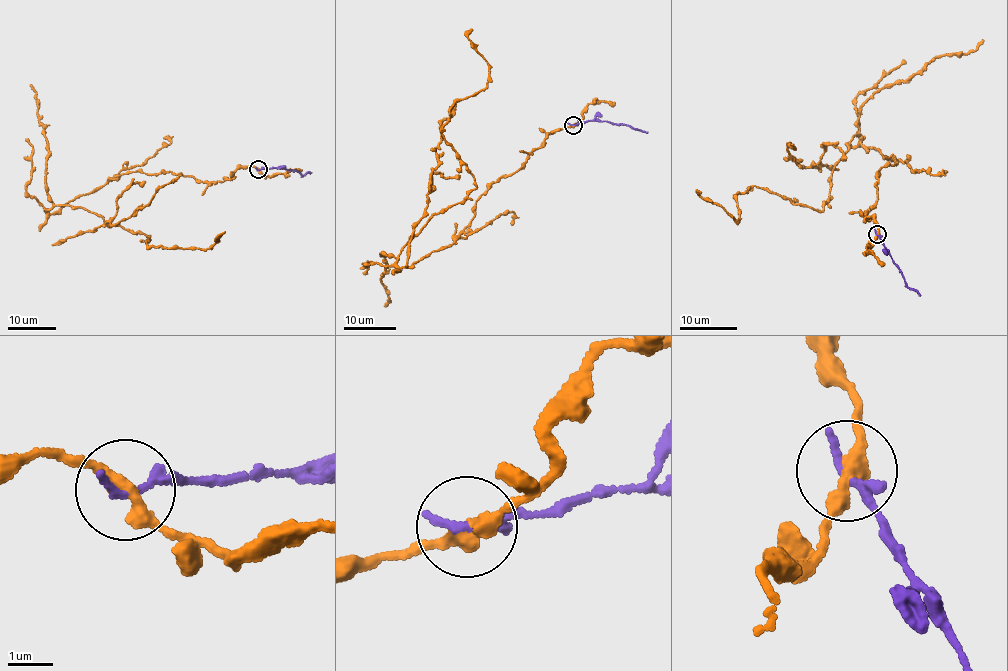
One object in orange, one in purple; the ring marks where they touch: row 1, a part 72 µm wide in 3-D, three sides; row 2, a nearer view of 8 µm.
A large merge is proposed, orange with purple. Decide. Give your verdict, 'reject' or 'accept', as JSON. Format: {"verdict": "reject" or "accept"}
{"verdict": "reject"}

